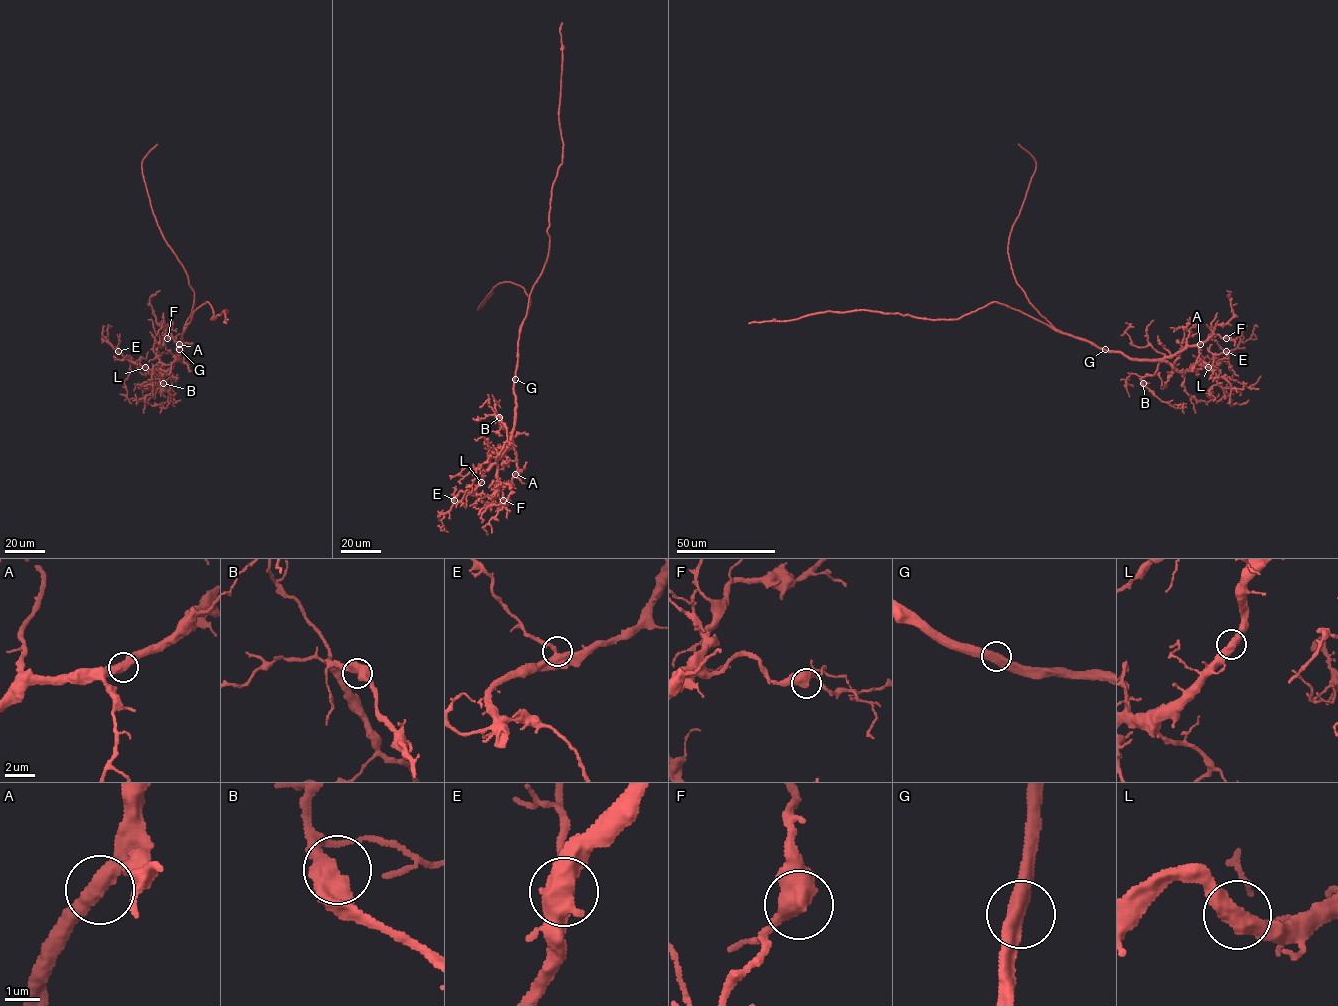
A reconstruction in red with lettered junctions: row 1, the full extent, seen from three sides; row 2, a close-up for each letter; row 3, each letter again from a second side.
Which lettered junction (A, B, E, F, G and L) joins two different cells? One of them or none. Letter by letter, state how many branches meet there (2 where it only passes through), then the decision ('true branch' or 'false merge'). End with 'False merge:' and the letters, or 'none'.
A: branches 2; true branch
B: branches 2; true branch
E: branches 2; true branch
F: branches 2; true branch
G: branches 2; true branch
L: branches 2; true branch
False merge: none

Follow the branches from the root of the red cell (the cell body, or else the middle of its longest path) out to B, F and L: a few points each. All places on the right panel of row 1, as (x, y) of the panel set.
B: (1029, 315), (1055, 330), (1108, 351), (1119, 351), (1131, 359), (1158, 360), (1156, 372), (1144, 376), (1143, 383)
F: (1029, 315), (1055, 330), (1108, 351), (1119, 351), (1134, 359), (1169, 357), (1209, 337), (1218, 335), (1226, 338)
L: (1029, 315), (1055, 330), (1108, 351), (1119, 351), (1131, 359), (1163, 360), (1178, 370), (1208, 367)

